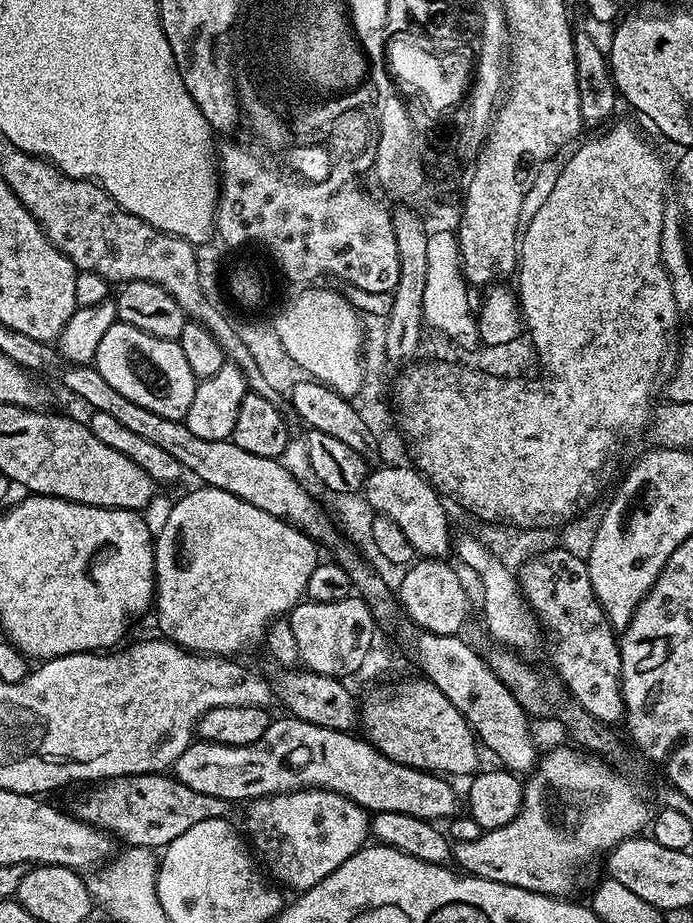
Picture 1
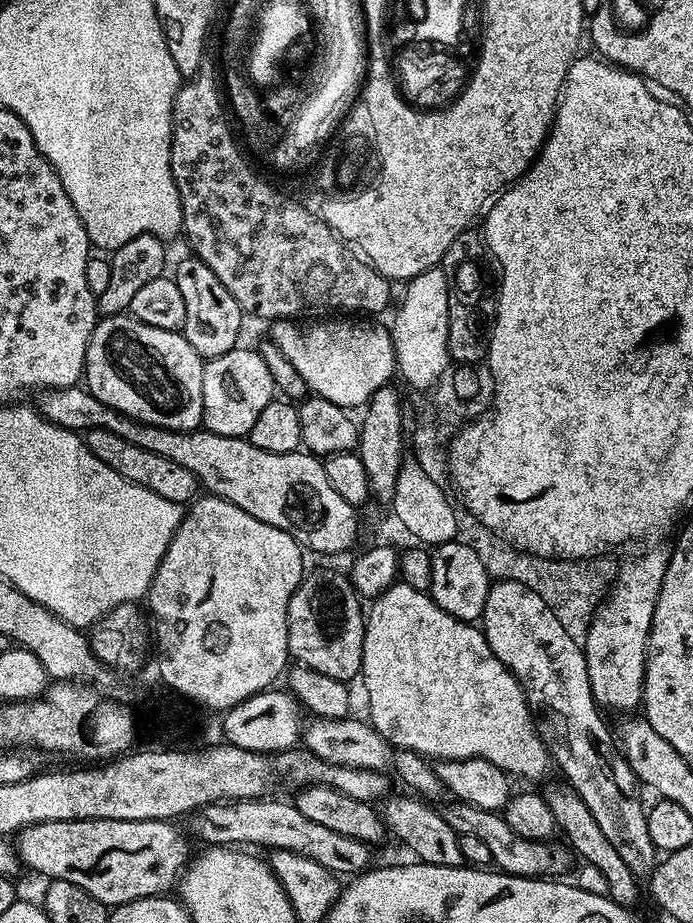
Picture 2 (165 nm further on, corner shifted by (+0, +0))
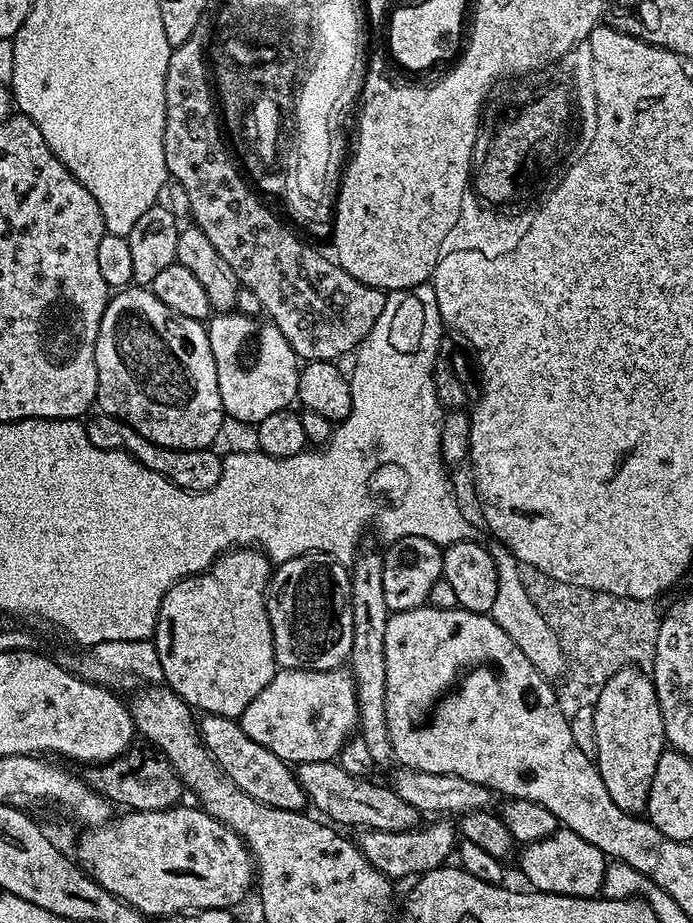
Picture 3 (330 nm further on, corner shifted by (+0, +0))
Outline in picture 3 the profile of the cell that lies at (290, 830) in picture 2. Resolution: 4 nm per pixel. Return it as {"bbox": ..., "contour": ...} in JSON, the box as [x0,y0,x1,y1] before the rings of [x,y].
{"bbox":[358,818,458,882],"contour":[[[436,818],[433,824],[421,823],[410,830],[401,832],[391,832],[382,830],[374,832],[364,830],[359,833],[358,847],[368,861],[370,866],[374,866],[382,874],[386,874],[393,882],[404,880],[407,876],[419,878],[425,872],[435,868],[445,867],[449,863],[448,855],[455,853],[458,848],[458,834],[454,829],[454,824],[448,818]]]}

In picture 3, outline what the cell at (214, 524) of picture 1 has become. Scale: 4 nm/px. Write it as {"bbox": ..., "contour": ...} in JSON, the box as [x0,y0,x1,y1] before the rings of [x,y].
{"bbox":[154,546,278,718],"contour":[[[252,546],[237,548],[217,556],[207,572],[178,581],[163,596],[154,633],[163,683],[197,713],[239,718],[274,678],[278,665],[268,617],[268,581],[273,571],[272,561],[263,552]]]}

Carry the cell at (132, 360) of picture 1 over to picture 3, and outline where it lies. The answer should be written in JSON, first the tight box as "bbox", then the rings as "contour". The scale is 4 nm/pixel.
{"bbox":[95,286,226,450],"contour":[[[129,286],[109,299],[102,314],[96,339],[98,390],[95,407],[110,414],[126,426],[138,430],[142,438],[150,438],[158,446],[174,450],[212,448],[224,428],[226,417],[222,394],[218,394],[218,370],[210,350],[208,329],[201,321],[174,314],[170,306],[162,306],[148,286]]]}

